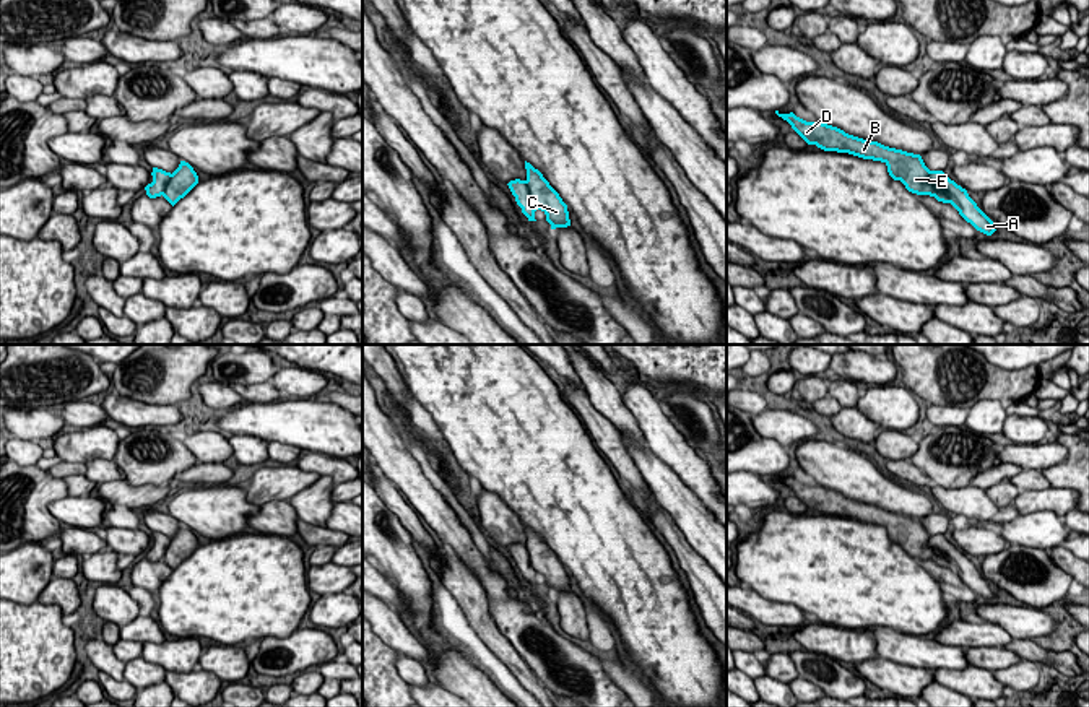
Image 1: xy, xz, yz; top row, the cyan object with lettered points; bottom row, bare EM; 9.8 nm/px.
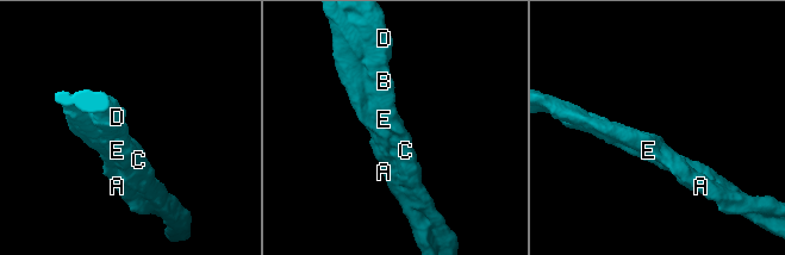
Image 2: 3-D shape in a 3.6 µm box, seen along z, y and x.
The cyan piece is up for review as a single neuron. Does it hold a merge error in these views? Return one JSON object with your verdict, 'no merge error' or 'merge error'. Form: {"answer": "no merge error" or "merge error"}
{"answer": "no merge error"}

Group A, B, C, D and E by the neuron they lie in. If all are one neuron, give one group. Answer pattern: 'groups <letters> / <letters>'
groups A B C D E

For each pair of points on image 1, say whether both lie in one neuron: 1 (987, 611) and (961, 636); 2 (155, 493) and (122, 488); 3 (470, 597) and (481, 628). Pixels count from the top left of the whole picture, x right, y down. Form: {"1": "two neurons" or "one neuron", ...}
{"1": "two neurons", "2": "one neuron", "3": "one neuron"}

